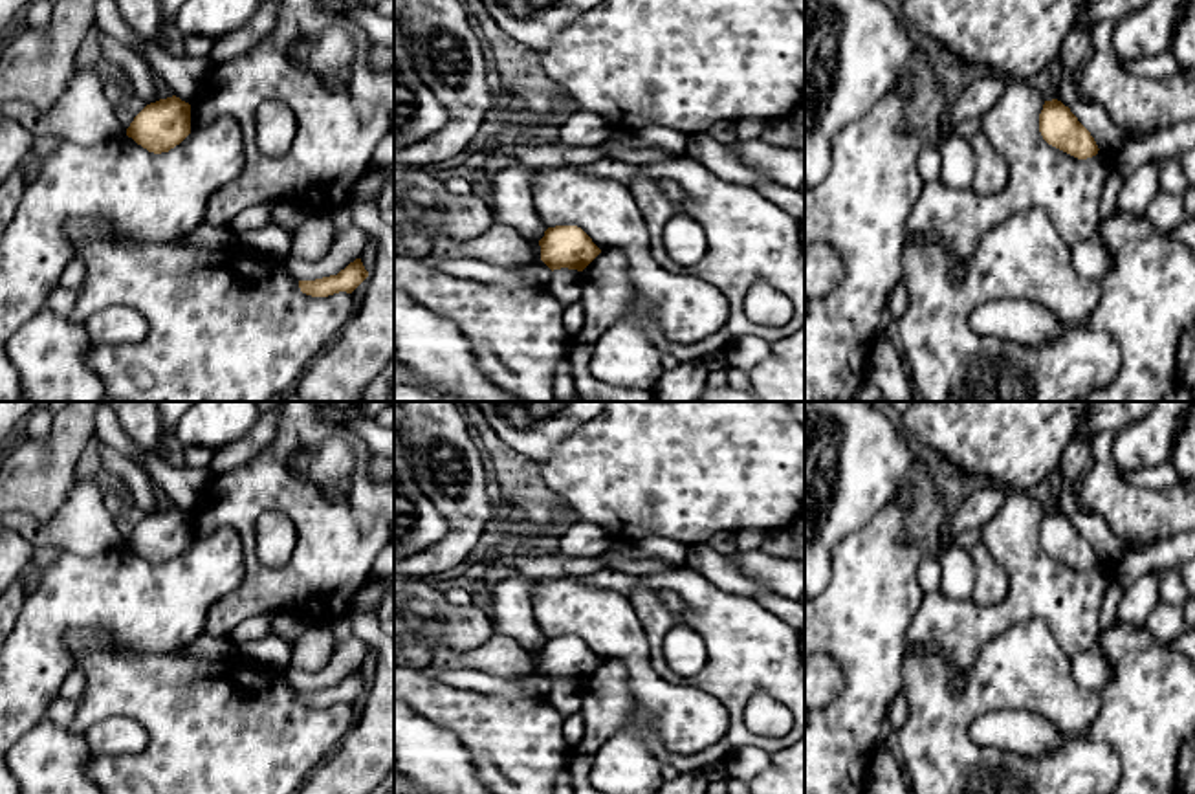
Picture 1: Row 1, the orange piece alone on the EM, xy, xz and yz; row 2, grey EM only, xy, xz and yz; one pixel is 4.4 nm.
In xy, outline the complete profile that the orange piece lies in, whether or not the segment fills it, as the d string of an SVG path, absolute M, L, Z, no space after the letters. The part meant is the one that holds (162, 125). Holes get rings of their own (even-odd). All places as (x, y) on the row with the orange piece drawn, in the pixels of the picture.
M172 95L147 105L126 128L126 136L148 152L161 154L191 134L191 105Z

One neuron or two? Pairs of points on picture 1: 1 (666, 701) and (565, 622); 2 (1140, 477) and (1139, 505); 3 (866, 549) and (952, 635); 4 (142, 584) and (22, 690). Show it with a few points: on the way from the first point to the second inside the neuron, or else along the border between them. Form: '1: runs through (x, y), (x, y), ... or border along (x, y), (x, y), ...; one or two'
1: runs through (640, 673), (638, 666), (592, 622); one
2: border along (1118, 468), (1129, 483), (1175, 486); two
3: border along (926, 595), (904, 644); two
4: runs through (105, 593), (90, 593), (35, 648), (35, 653); one

